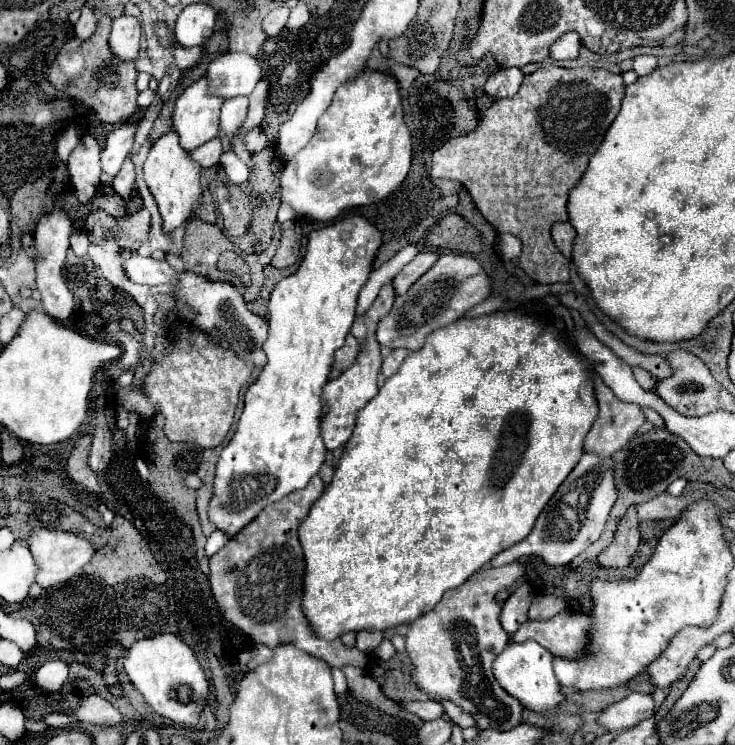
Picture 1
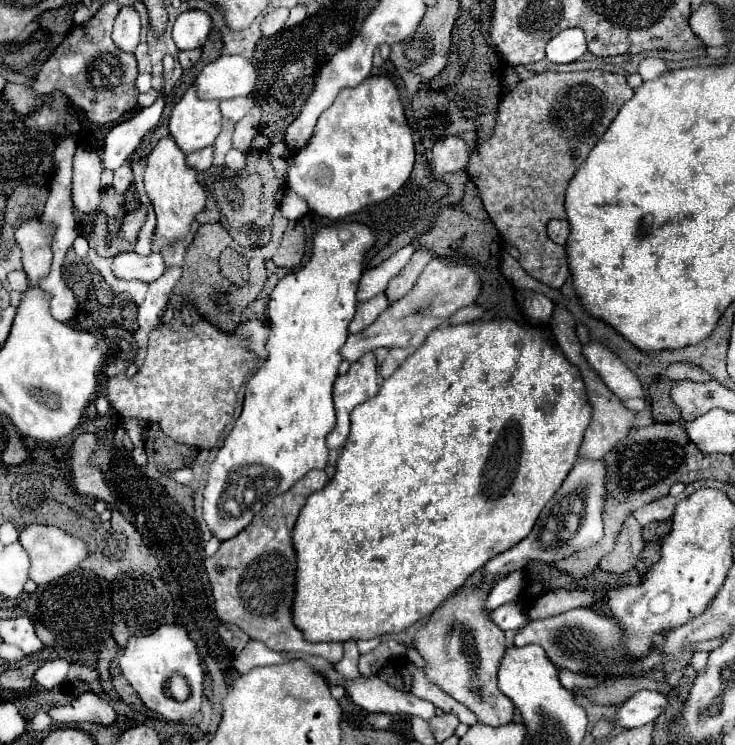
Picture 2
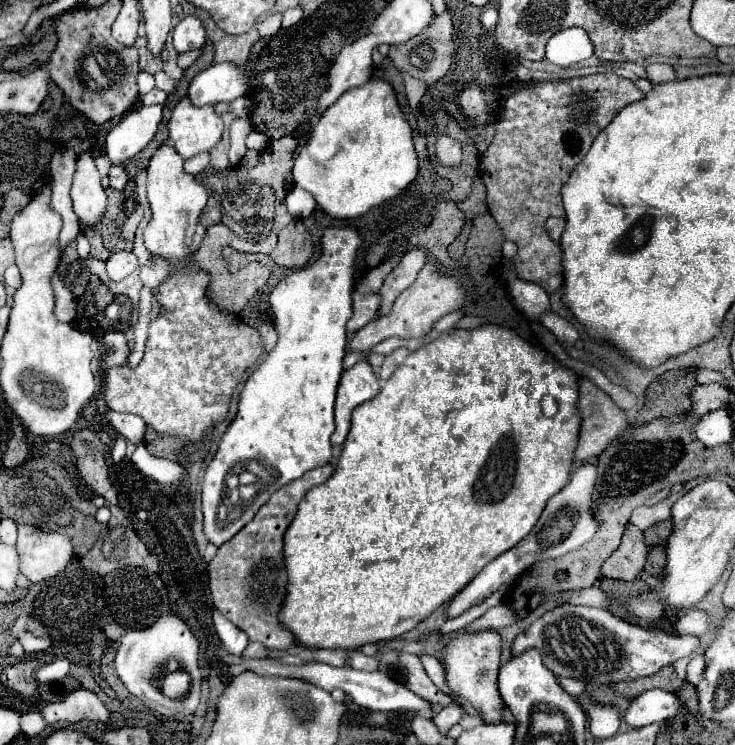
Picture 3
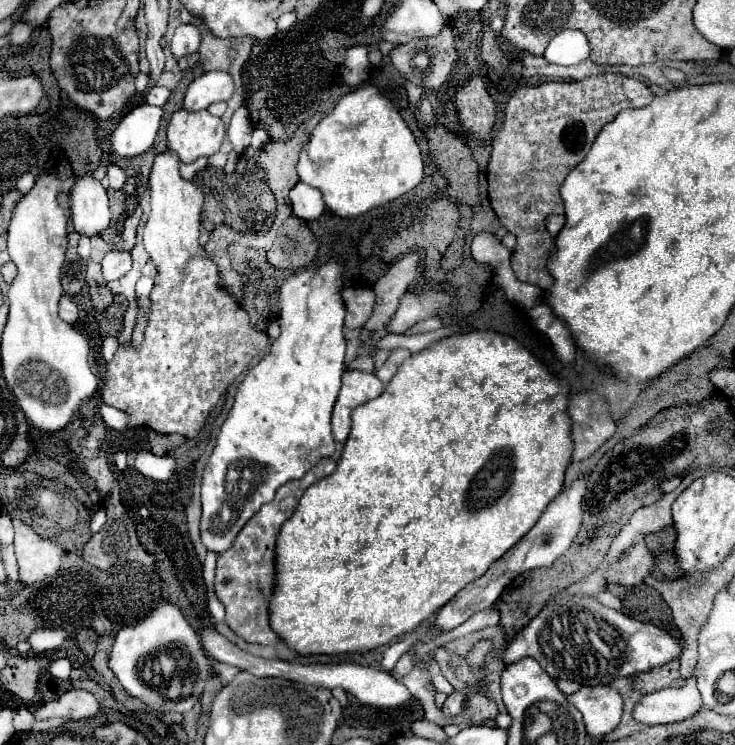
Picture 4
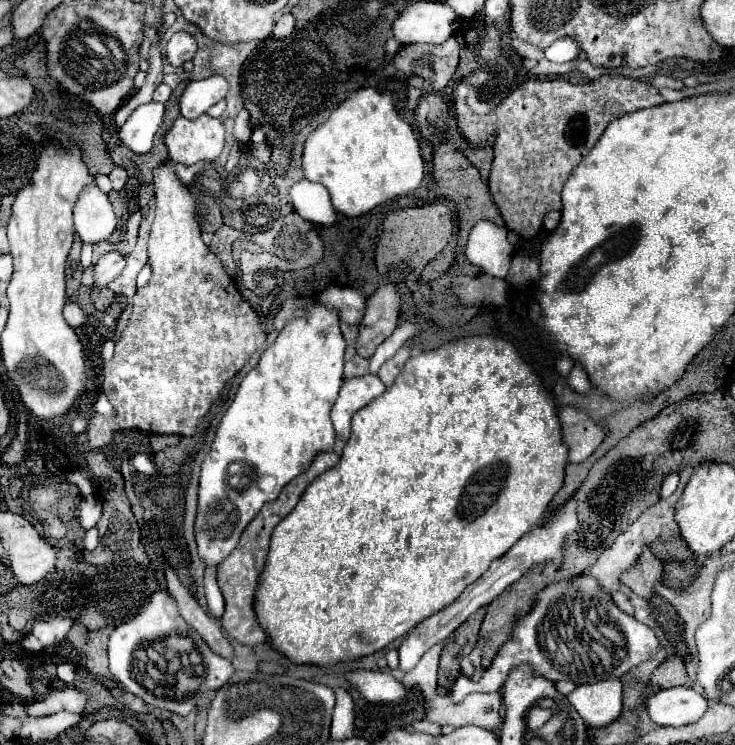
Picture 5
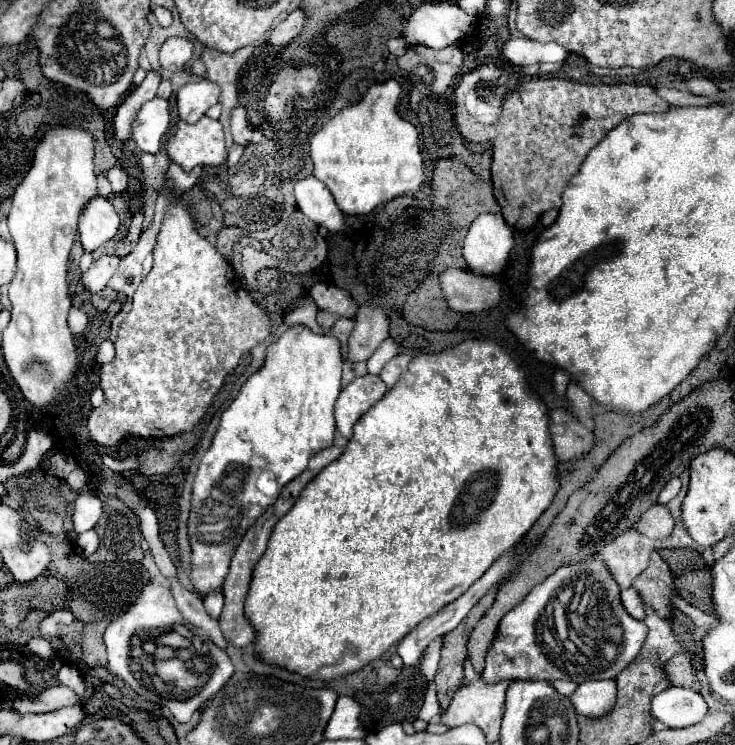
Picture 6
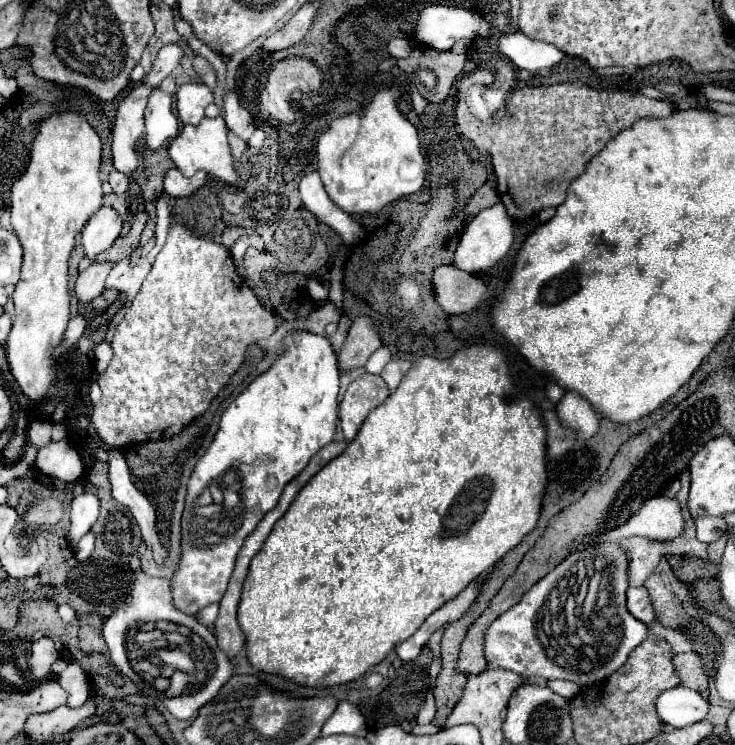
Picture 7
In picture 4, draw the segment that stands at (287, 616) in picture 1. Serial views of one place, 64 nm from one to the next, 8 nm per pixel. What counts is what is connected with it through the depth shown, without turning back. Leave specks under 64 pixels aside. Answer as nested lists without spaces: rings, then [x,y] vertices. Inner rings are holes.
[[[332,458],[322,460],[316,464],[310,472],[304,474],[300,480],[292,480],[276,490],[276,496],[272,502],[264,504],[254,518],[246,522],[246,526],[236,536],[232,548],[218,554],[216,560],[216,578],[214,578],[214,592],[222,600],[226,608],[226,624],[230,630],[238,636],[242,636],[246,642],[264,644],[264,646],[276,646],[280,644],[280,636],[272,630],[270,622],[270,602],[276,588],[276,536],[282,528],[282,524],[292,516],[292,512],[298,506],[298,500],[302,498],[304,490],[312,484],[320,482],[322,478],[330,476],[336,468],[336,462]]]

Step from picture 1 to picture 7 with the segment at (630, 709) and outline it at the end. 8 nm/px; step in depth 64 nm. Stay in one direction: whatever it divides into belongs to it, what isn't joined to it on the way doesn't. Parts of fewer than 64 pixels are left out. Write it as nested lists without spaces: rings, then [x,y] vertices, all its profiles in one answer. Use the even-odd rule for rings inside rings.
[[[676,686],[656,698],[656,712],[664,724],[684,728],[706,718],[708,702],[692,688]]]

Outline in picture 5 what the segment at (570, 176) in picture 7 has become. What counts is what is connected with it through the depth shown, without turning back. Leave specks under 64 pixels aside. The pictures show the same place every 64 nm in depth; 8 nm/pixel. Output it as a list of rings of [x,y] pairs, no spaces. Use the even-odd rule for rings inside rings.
[[[602,74],[590,84],[570,84],[562,78],[528,80],[516,88],[502,102],[490,172],[490,194],[506,228],[526,240],[534,238],[542,230],[544,214],[562,210],[562,186],[590,152],[590,140],[594,146],[614,118],[652,104],[662,104],[658,90],[622,74]]]

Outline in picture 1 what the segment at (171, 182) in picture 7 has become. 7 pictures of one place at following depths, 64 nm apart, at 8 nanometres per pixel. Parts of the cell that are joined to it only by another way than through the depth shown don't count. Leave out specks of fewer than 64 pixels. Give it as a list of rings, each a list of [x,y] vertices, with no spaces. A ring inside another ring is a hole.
[[[216,136],[212,140],[208,140],[206,144],[202,144],[200,148],[192,150],[190,156],[202,166],[202,168],[210,168],[210,166],[216,166],[220,162],[220,156],[222,156],[222,140]]]

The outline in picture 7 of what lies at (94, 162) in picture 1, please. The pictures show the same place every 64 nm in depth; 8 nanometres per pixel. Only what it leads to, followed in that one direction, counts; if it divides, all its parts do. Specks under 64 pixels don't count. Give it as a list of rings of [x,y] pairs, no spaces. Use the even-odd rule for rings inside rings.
[[[100,206],[98,212],[82,228],[82,246],[86,256],[94,260],[96,254],[110,248],[112,242],[118,238],[120,230],[122,230],[120,216],[110,206]]]

